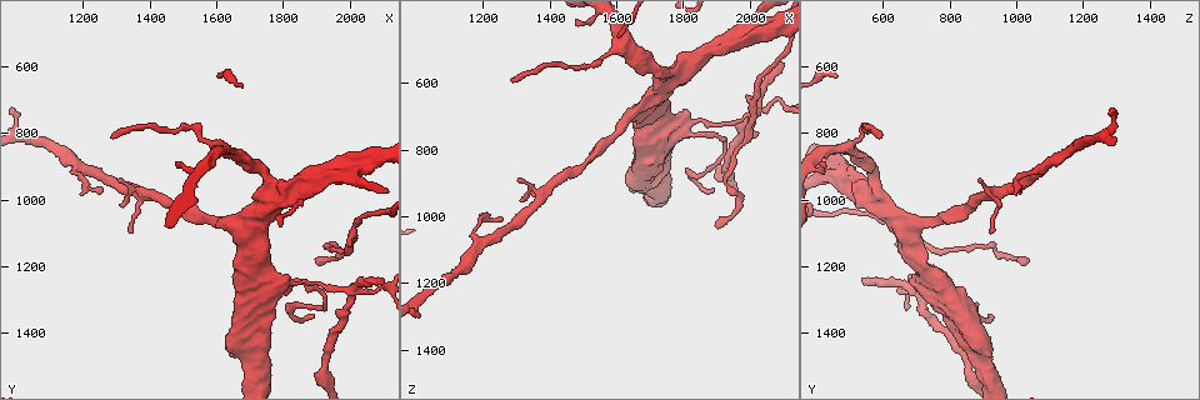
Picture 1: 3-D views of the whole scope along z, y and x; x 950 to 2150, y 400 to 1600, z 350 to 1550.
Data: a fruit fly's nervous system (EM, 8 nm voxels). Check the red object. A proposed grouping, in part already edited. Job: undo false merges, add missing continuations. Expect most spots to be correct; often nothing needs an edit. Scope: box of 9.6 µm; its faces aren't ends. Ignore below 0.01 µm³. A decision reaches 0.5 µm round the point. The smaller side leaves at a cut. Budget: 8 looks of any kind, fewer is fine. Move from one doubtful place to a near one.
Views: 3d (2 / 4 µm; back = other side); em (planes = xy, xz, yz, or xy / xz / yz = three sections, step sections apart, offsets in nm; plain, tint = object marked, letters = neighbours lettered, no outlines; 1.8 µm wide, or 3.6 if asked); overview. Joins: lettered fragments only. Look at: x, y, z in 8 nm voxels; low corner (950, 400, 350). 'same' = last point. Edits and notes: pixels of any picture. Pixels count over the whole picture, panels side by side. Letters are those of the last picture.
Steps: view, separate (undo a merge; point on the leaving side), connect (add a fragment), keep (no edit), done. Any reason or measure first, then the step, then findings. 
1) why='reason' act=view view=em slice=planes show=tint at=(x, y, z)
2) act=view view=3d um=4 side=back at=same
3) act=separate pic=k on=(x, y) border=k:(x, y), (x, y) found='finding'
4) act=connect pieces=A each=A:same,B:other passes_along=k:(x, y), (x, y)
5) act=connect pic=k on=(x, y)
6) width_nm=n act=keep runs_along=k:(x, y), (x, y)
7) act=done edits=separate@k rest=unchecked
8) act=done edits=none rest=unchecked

why='narrows sharply' act=view view=3d um=2 at=(2000, 1280, 700)

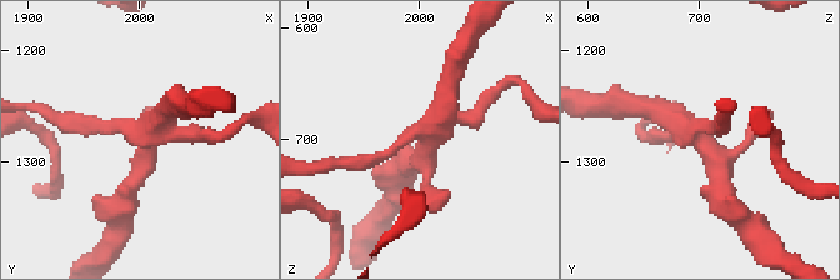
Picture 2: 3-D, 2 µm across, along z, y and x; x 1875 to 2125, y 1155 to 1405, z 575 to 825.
act=view view=em slice=xz step=16 show=letters at=(2002, 1282, 696)

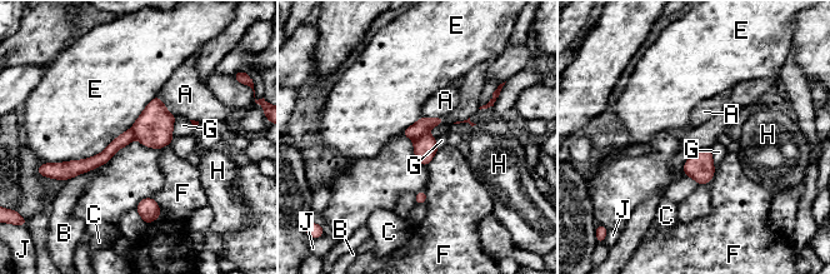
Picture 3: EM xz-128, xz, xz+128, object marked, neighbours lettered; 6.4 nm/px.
act=separate pic=3 on=(425, 147) each=A:other,B:other,C:other,E:other,F:other,G:other,H:other,J:other border=3:(425, 131), (414, 140) found='a second neuron is stuck on'

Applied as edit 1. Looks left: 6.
why='two arms at a narrow angle' act=view view=3d um=4 at=(1750, 1270, 760)

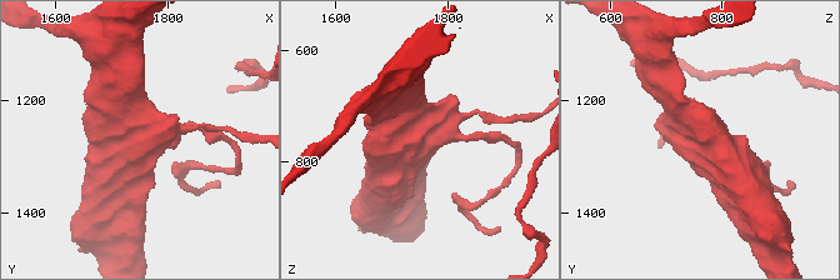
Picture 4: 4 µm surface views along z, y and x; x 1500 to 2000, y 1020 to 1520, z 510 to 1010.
why='shape alone is not enough' act=view view=em slice=planes show=tint at=(1745, 1275, 765)

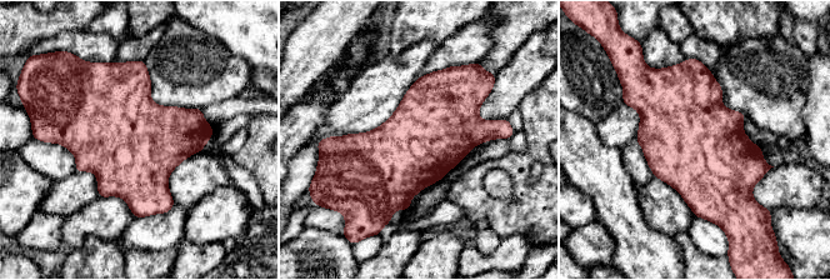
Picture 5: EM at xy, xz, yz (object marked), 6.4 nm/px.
why='what lies round it' act=view view=em slice=planes show=letters at=same

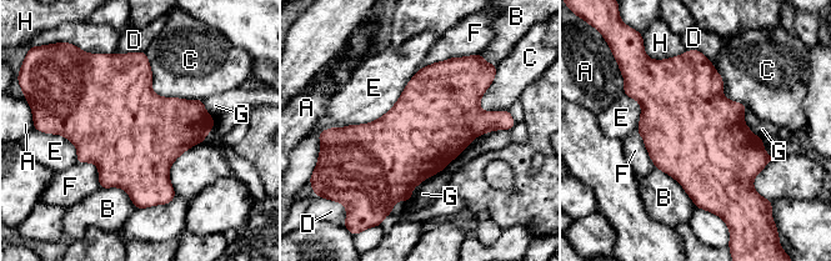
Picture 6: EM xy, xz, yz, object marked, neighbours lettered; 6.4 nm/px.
act=keep each=A:other,B:other,C:other,D:other,E:other,F:other,G:other,H:other border=6:(144, 51), (156, 94), (203, 100) found='all the same neuron'

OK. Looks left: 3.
why='sharp bend' act=view view=3d um=4 at=(1960, 1170, 970)

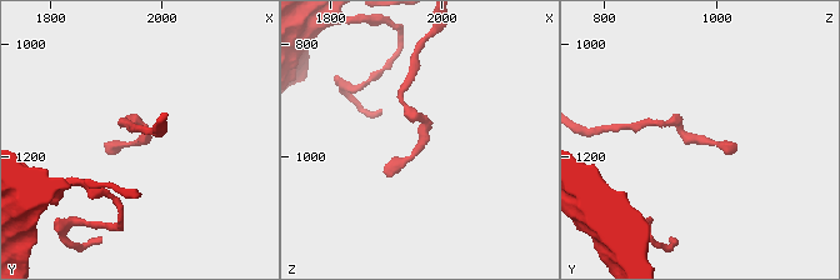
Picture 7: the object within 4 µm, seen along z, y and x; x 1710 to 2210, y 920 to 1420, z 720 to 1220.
act=view view=em slice=planes show=letters at=(1965, 1165, 970)

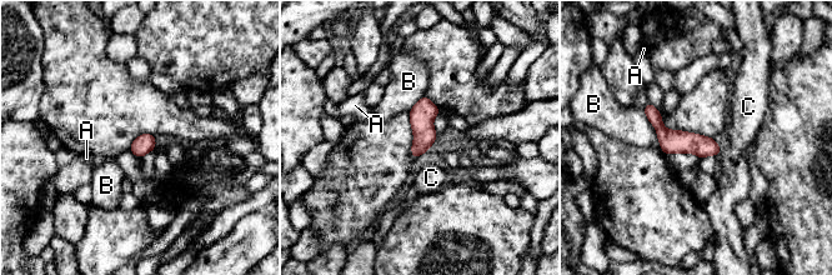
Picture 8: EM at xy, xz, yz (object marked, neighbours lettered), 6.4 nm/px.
act=keep each=A:other,B:other,C:other border=8:(642, 109), (656, 131), (661, 148) found='continuous, no second neuron'

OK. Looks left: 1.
act=done edits=separate@3 rest=unchecked

